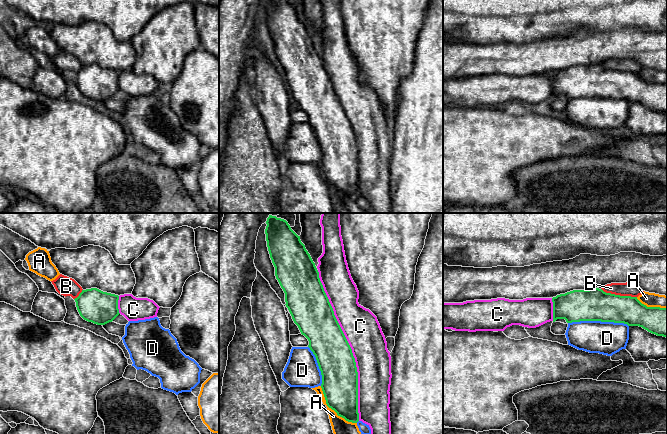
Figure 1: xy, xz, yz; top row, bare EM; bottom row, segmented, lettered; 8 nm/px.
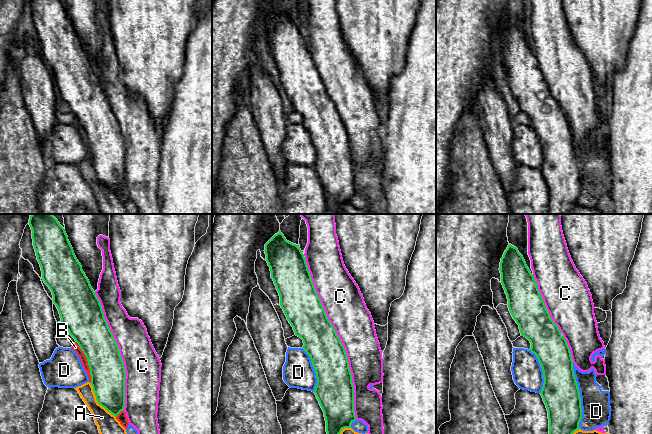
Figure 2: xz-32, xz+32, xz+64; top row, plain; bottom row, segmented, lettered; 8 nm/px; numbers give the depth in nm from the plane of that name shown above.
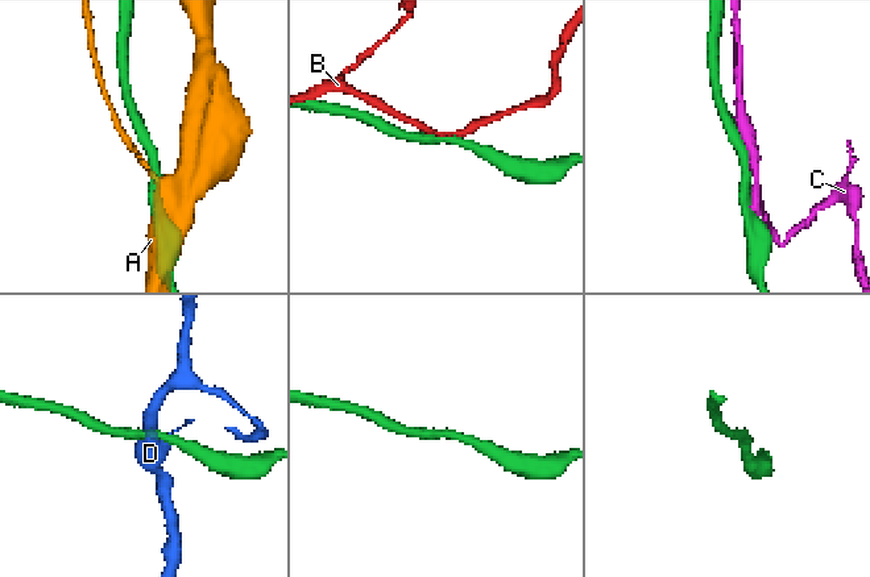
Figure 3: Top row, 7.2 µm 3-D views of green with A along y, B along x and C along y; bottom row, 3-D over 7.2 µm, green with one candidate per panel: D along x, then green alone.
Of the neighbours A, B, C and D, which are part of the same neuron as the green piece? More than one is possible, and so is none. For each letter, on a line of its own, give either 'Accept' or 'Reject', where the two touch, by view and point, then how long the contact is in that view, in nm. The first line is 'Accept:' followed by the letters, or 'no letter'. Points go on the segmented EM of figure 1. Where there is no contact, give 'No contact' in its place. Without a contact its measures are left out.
Accept: C
A: Reject. Touches green at xz (332, 409). Shared border 420 nm
B: Reject. Touches green at yz (619, 295). Shared border 300 nm
C: Accept. Touches green at xz (349, 345). Shared border 1250 nm
D: Reject. Touches green at yz (598, 320). Shared border 480 nm

